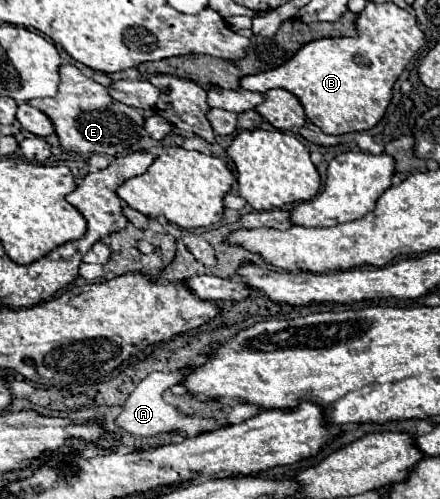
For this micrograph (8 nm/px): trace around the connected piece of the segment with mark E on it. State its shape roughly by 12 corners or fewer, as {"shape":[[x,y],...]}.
{"shape":[[75,65],[53,99],[29,101],[75,153],[117,157],[141,139],[139,109]]}

